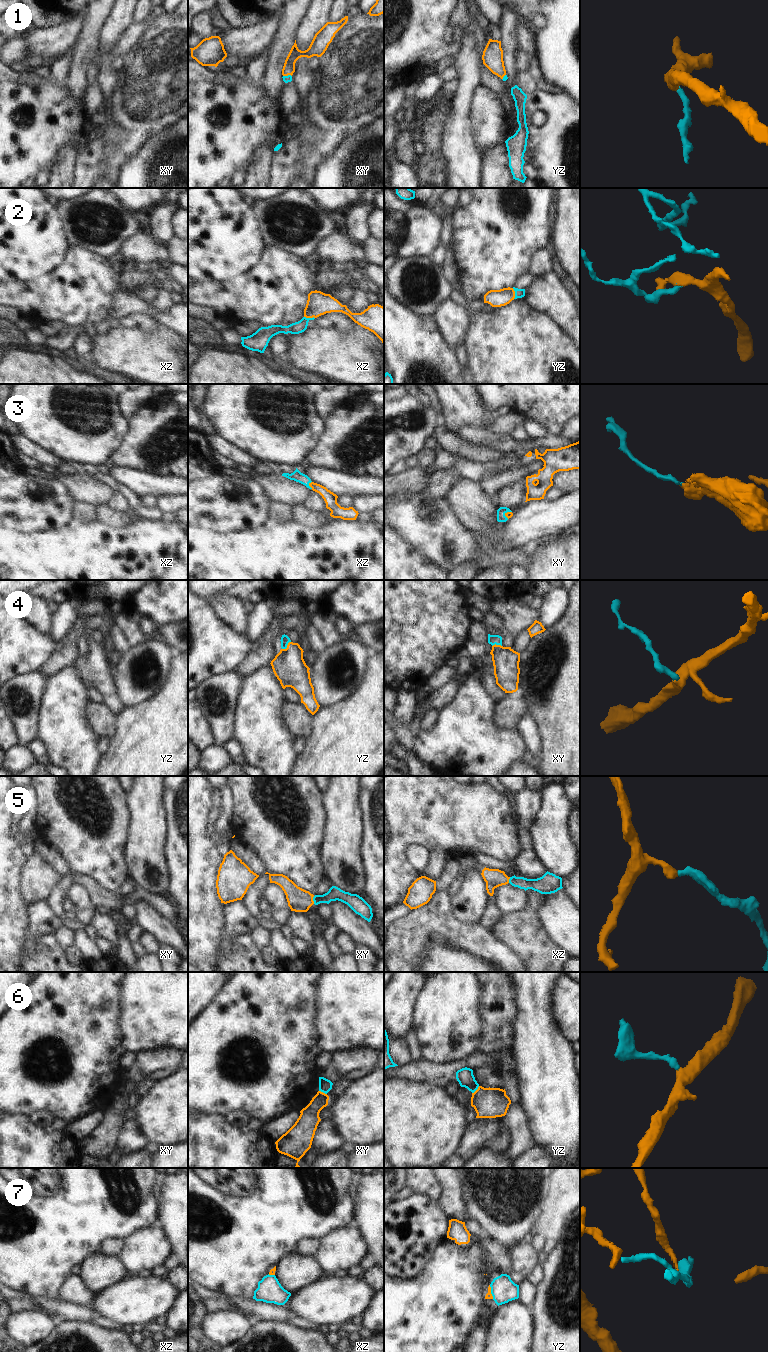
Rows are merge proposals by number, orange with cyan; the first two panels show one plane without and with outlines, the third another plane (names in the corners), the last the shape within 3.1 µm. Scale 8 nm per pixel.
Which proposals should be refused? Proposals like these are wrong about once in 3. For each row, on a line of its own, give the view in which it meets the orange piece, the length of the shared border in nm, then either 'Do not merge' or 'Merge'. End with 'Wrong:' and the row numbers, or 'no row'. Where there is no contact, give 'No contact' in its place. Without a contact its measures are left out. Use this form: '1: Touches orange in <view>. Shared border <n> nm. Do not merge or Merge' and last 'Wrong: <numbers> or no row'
1: Touches orange in xy. Shared border 70 nm. Merge
2: Touches orange in xz. Shared border 90 nm. Merge
3: Touches orange in xz. Shared border 60 nm. Merge
4: Touches orange in yz. Shared border 100 nm. Merge
5: Touches orange in xy. Shared border 60 nm. Merge
6: Touches orange in yz. Shared border 90 nm. Merge
7: Touches orange in yz. Shared border 120 nm. Do not merge
Wrong: 7

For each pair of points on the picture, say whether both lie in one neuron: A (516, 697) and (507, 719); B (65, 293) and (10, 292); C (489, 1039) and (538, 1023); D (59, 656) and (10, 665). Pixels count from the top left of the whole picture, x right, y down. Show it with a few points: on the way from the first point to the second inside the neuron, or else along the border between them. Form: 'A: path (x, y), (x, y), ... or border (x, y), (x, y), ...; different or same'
A: path (514, 702), (507, 714); same
B: path (51, 293), (24, 293); same
C: border (516, 1008), (513, 1024), (513, 1041); different
D: border (55, 649), (39, 669); different

